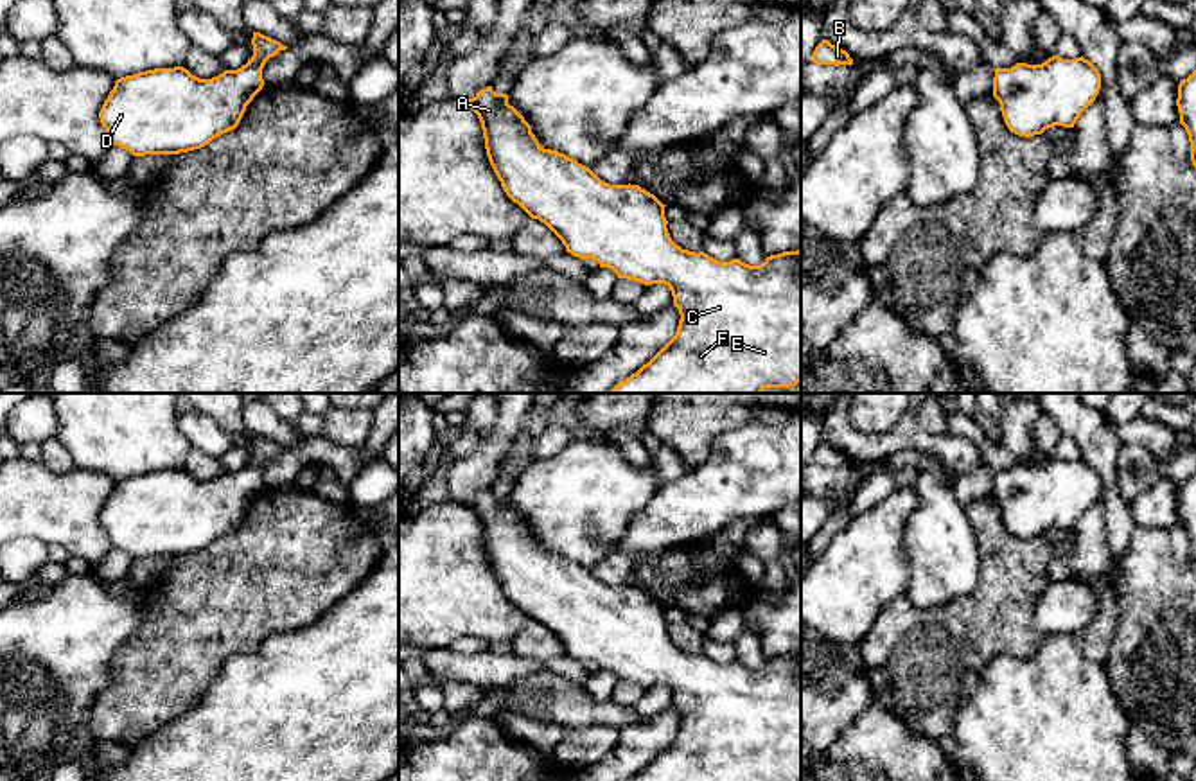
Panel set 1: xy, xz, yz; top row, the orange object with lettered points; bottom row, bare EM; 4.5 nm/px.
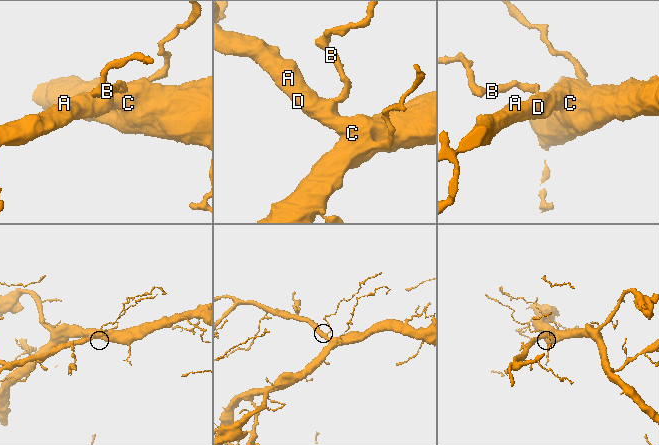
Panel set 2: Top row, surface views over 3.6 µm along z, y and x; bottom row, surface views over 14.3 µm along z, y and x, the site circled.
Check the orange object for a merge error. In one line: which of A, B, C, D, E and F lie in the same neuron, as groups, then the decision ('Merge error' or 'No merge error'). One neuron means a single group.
Groups: A C D E F / B. Merge error

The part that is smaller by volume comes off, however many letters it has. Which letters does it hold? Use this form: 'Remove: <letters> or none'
Remove: B

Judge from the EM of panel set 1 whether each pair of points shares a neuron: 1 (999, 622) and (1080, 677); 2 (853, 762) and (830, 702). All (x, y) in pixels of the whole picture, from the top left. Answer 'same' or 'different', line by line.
1: different
2: different

